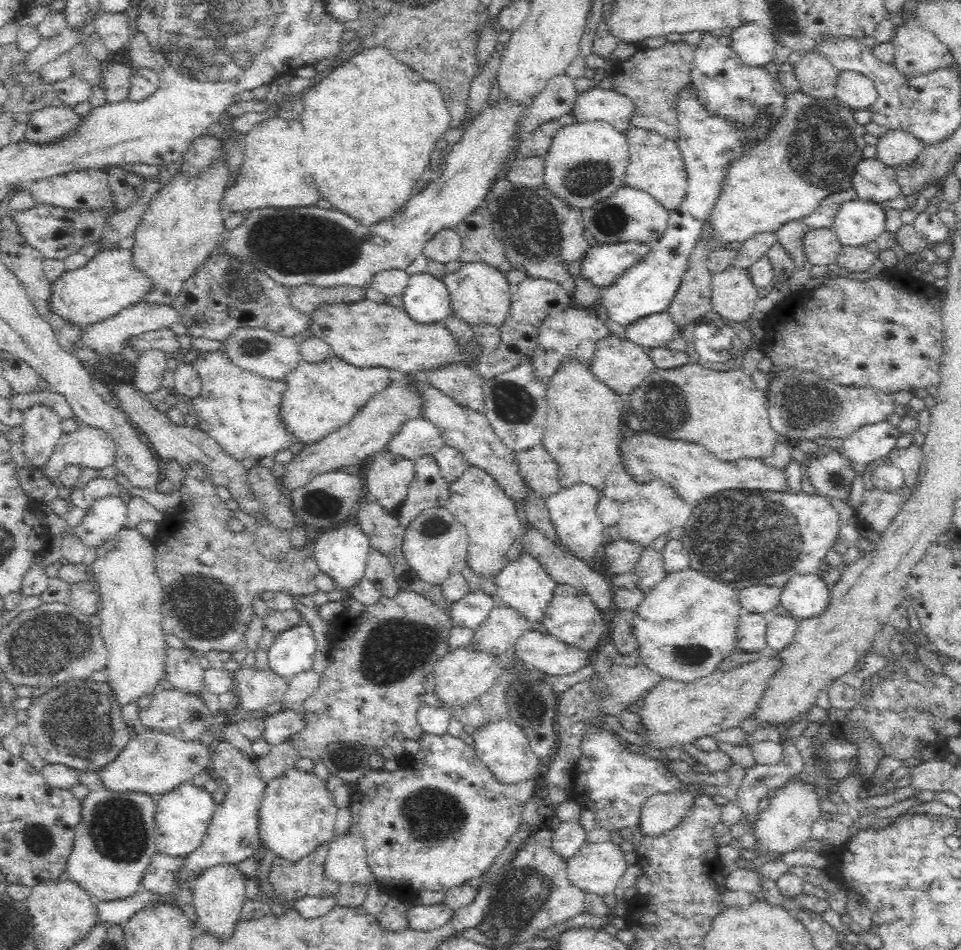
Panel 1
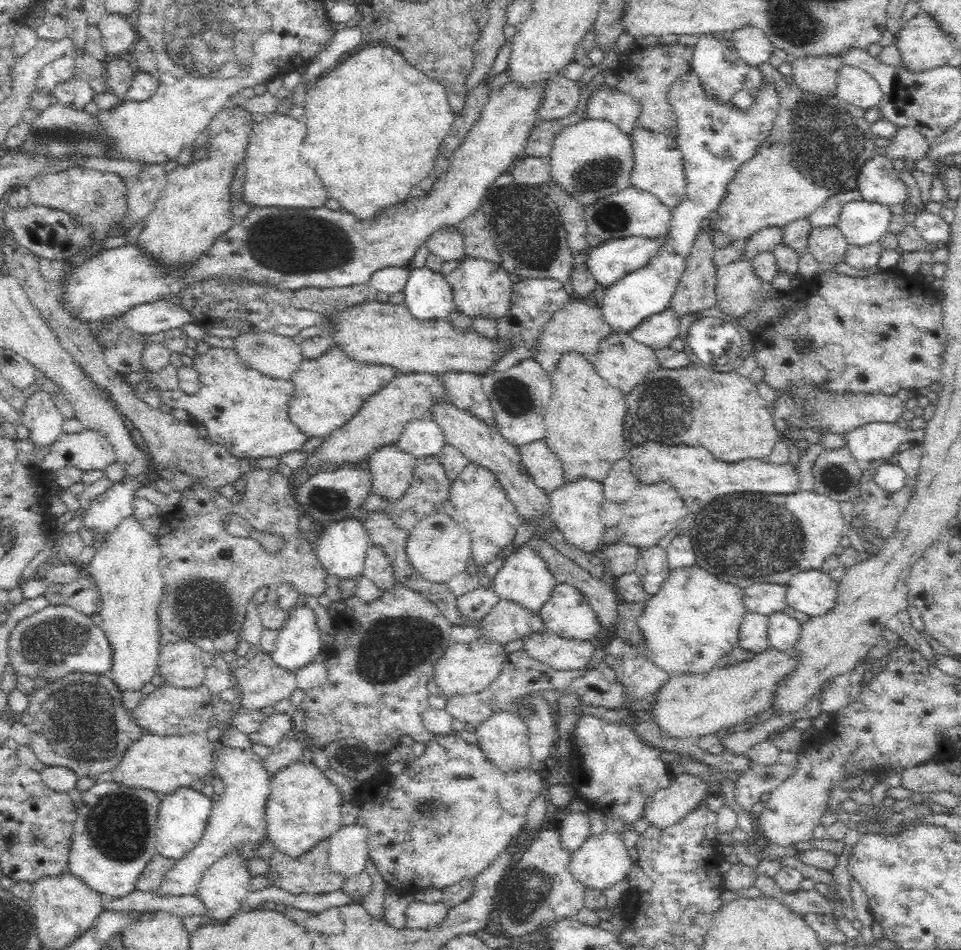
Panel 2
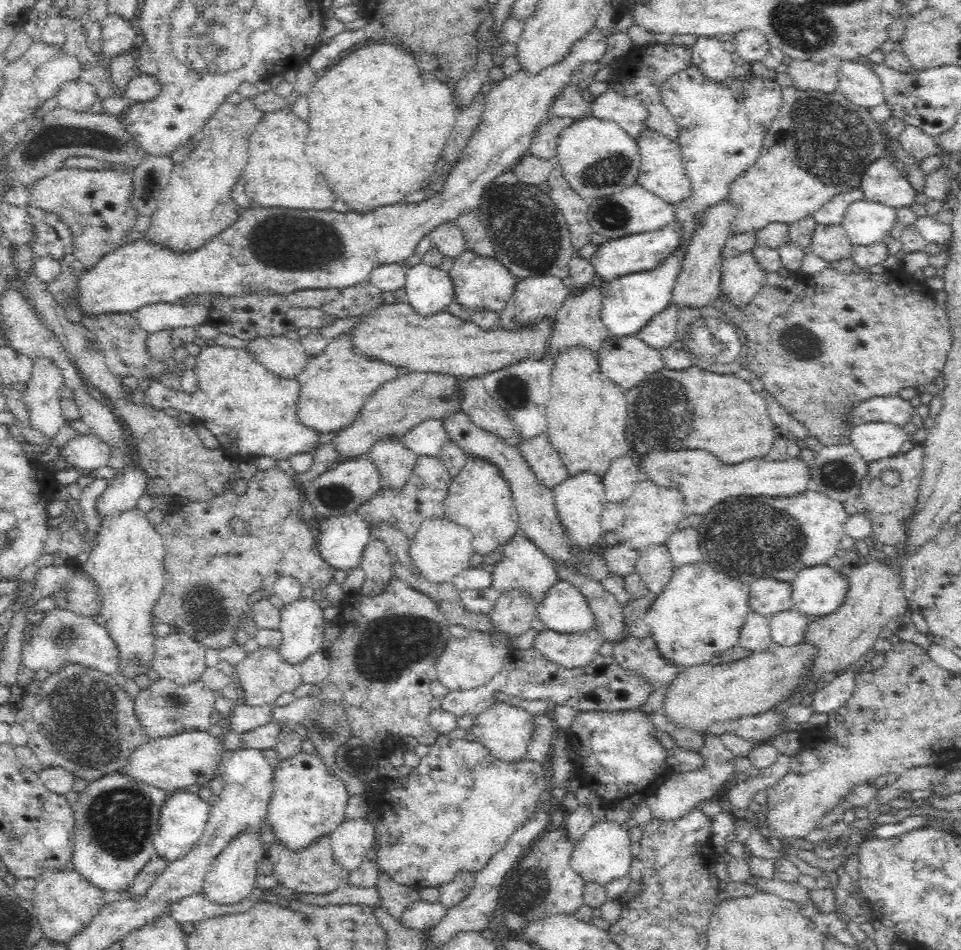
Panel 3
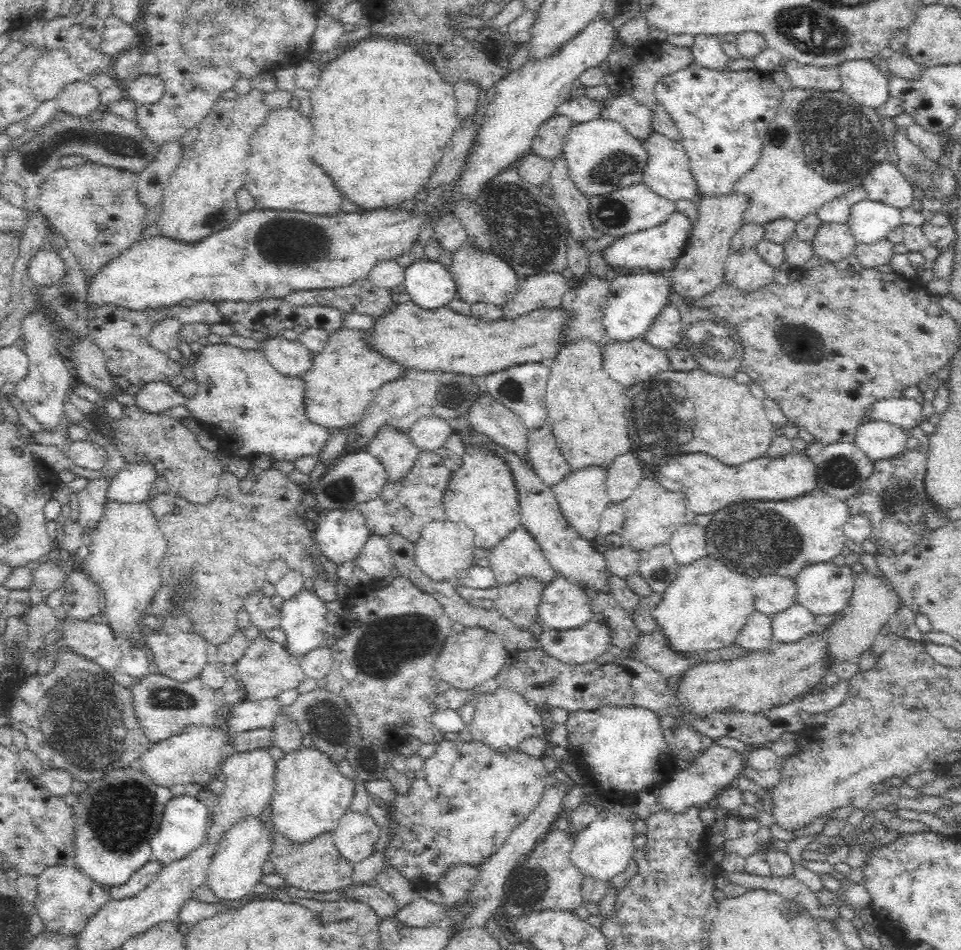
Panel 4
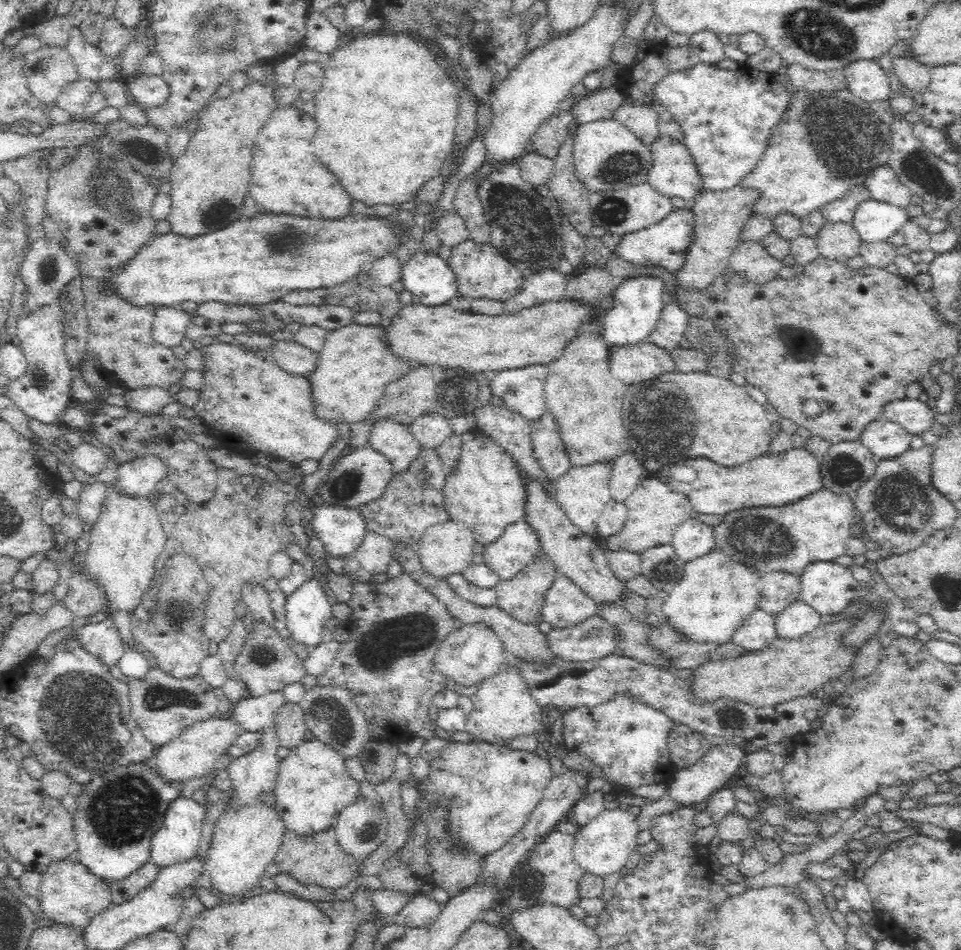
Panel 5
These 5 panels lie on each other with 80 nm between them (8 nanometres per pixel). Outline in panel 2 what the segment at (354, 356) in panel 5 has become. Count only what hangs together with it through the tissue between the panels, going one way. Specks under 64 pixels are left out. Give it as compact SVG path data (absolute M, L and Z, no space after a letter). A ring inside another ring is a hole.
M334 343L322 357L303 361L291 376L294 396L289 404L290 418L308 437L326 438L333 430L342 428L370 395L386 386L396 371L392 366L357 362L346 354L340 343Z

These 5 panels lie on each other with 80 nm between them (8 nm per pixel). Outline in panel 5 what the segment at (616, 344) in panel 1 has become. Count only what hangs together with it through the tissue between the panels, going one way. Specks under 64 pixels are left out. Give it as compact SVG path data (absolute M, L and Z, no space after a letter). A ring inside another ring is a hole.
M648 341L634 346L611 346L610 372L627 385L652 380L660 374L676 371L669 351Z

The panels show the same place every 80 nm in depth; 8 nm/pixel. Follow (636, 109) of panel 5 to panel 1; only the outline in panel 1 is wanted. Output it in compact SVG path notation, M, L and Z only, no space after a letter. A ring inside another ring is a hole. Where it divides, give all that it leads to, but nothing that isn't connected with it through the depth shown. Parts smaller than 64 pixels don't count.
M594 86L579 92L571 113L575 114L576 123L603 120L625 134L628 127L632 126L631 117L635 114L635 107L628 96Z

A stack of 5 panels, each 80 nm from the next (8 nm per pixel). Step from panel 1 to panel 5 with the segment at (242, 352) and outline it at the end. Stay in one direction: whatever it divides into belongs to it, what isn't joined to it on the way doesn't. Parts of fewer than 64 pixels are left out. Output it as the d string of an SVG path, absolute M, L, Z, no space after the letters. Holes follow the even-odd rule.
M278 336L270 349L271 356L290 374L308 377L319 362L317 352L298 344L296 340L289 341Z

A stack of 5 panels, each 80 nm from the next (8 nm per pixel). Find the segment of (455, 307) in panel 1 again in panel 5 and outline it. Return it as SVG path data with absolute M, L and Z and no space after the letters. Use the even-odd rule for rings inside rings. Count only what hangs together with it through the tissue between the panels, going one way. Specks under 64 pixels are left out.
M468 238L452 247L448 261L450 269L454 271L458 279L458 294L470 299L488 298L504 302L512 298L522 288L525 281L518 266L510 262L510 259L504 257L490 243L478 243Z

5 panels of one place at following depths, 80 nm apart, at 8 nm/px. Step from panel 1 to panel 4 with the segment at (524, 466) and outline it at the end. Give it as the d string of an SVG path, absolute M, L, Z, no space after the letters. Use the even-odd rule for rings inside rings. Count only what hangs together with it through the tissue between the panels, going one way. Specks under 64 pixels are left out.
M547 418L542 426L529 431L528 457L533 471L551 488L572 471L558 447Z

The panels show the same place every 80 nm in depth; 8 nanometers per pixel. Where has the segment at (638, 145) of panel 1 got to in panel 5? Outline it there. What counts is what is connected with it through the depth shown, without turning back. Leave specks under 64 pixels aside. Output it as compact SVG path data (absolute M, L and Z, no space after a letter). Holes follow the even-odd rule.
M660 136L650 148L652 166L648 182L654 189L670 198L684 198L689 202L705 191L694 157L683 142Z

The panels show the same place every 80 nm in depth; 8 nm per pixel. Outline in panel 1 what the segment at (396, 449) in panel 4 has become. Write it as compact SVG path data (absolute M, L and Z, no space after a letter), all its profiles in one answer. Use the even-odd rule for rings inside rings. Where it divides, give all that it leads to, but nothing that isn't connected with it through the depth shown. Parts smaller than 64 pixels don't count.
M388 450L373 454L364 468L364 499L382 505L393 514L406 498L414 471L415 461L402 455Z

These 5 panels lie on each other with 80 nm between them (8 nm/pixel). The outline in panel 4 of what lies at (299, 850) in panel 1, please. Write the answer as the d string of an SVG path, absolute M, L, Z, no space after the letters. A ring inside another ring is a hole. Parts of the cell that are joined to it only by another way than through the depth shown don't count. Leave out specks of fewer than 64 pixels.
M300 745L296 750L284 754L283 758L276 762L275 785L269 803L272 823L279 834L300 844L300 842L308 842L320 836L320 833L333 831L338 826L339 818L354 798L355 781L344 776L338 770L336 763L329 754L322 752L316 745L312 748Z

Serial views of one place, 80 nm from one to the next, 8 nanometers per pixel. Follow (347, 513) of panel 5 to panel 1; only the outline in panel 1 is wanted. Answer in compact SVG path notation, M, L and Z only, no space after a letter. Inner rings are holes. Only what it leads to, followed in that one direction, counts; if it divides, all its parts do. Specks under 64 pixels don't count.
M353 519L322 533L314 544L314 557L318 567L332 578L337 589L351 591L365 577L365 567L371 550L369 538Z

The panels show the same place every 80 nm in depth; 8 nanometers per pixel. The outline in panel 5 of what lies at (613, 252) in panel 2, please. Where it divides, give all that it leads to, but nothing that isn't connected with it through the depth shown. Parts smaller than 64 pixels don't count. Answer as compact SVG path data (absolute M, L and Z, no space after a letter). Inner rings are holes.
M686 208L673 209L661 222L623 235L614 254L618 258L634 264L652 261L671 273L680 271L682 266L686 264L688 250L694 239L694 223L695 219L691 210L686 210Z

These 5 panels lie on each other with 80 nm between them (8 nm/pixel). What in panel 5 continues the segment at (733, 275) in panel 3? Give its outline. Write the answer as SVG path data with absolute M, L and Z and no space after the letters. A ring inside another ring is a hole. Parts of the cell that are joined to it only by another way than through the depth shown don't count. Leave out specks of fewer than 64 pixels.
M742 241L730 256L730 266L738 275L746 275L756 283L775 279L785 267L782 260L770 255L762 241Z

